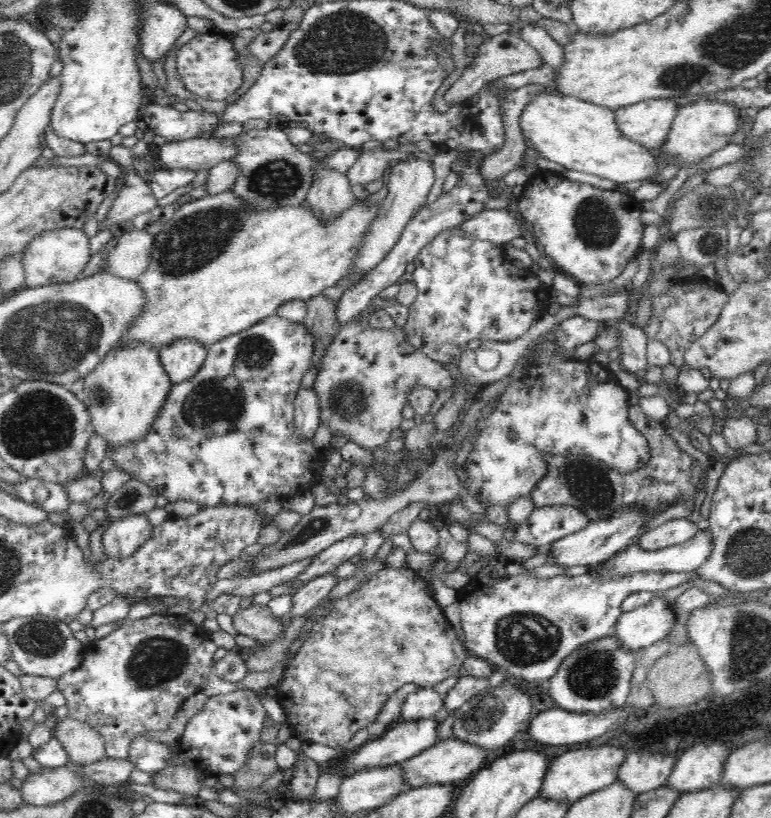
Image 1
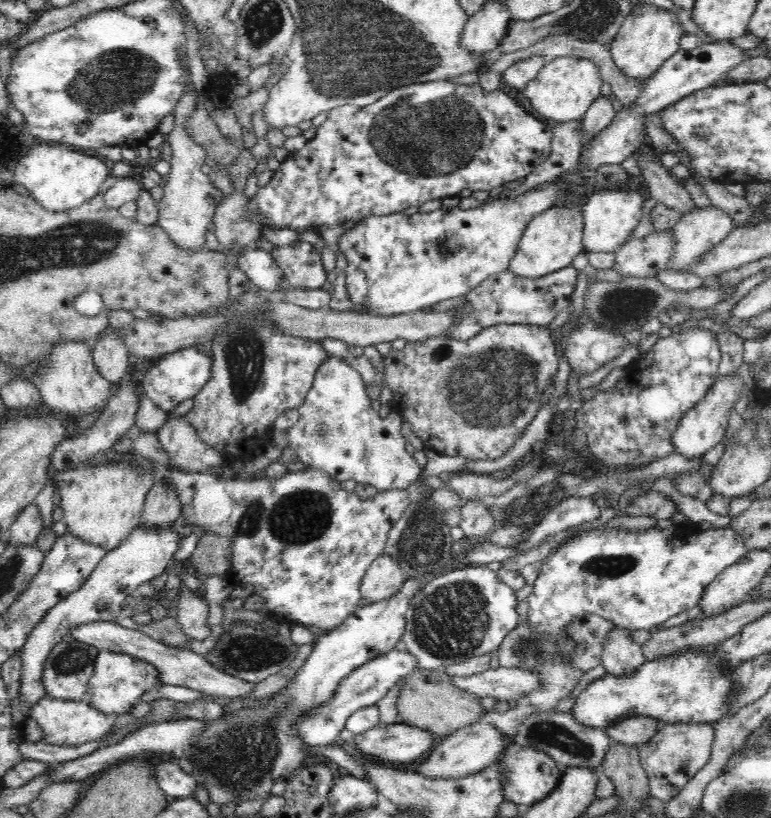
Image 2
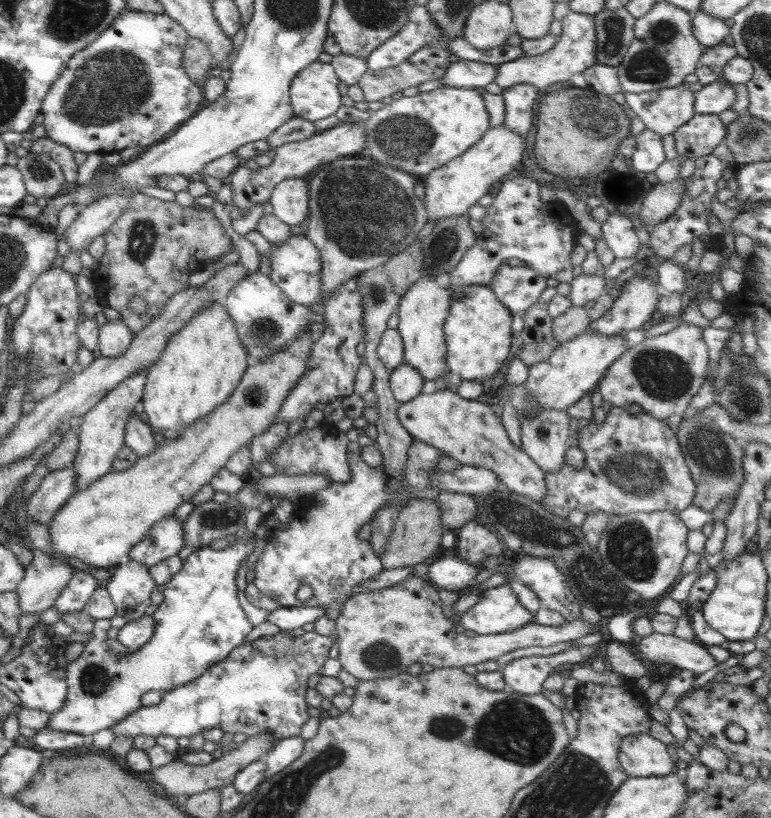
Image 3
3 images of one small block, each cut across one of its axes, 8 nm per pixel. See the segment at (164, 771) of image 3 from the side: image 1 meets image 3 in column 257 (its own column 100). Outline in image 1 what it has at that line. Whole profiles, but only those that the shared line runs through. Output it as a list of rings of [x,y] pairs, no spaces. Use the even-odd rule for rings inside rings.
[[[71,716],[50,721],[56,738],[75,764],[87,765],[107,758],[103,736],[89,724]]]

